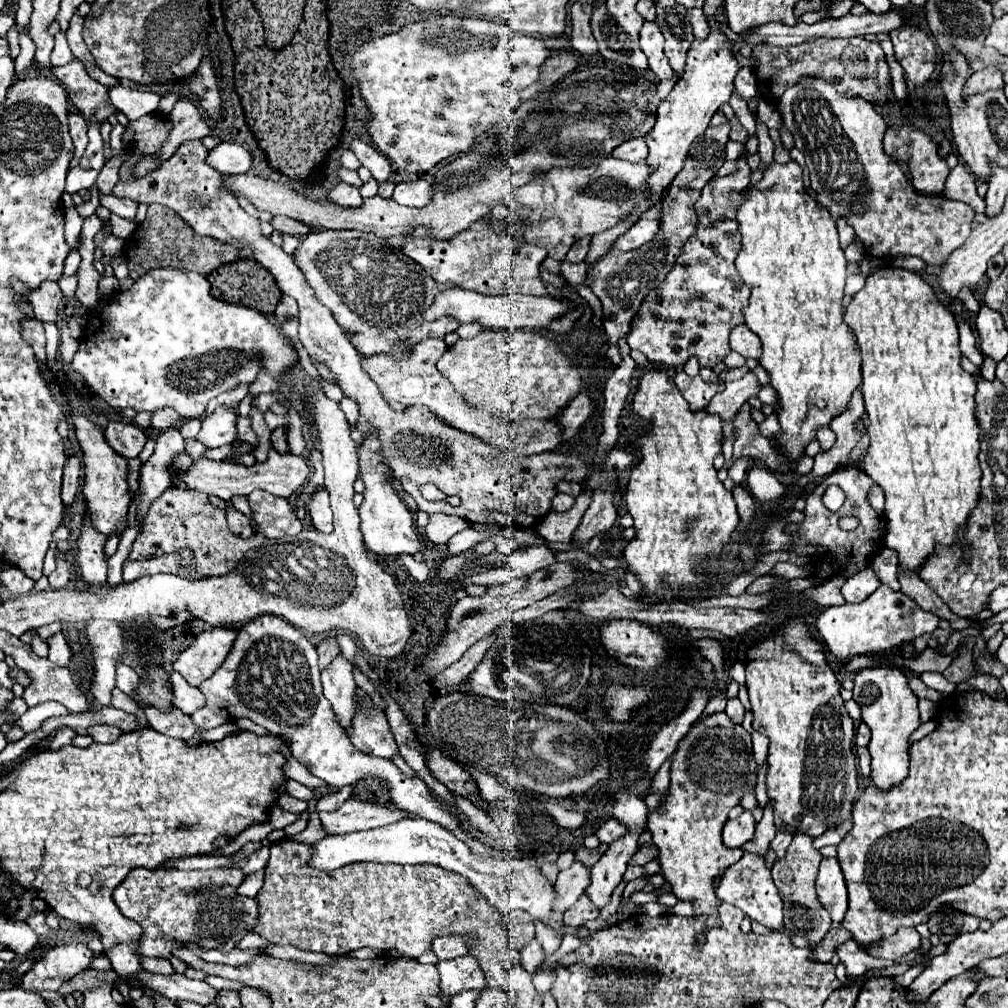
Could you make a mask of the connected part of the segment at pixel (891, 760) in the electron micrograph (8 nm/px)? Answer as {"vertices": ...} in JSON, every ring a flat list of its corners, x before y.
{"vertices":[[895,667,863,669,863,677,853,679,853,699,861,707,861,717,871,729,871,775,869,779,879,789,889,789,907,777,909,769,909,735,921,725,917,695,909,689,907,677]]}

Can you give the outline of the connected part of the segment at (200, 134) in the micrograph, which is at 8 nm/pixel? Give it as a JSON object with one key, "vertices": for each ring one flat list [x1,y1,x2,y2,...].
{"vertices":[[181,97,175,103,173,111,169,113,169,119,173,119,173,131,169,135,169,141,163,145,159,155,147,157,137,165,137,169,135,169,137,175,143,175,143,173,155,169,159,161,169,159,181,143,185,143,189,139,203,139,211,133,211,127,207,125,203,113,199,111,199,107,195,105,195,101,191,97]]}

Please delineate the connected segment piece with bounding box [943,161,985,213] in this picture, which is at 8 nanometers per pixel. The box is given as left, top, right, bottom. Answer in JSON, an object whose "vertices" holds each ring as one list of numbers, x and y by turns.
{"vertices":[[957,163,951,169,947,183,945,183,945,197,953,201,963,201,975,209,975,213,985,213,985,197,977,193,976,177,969,171,965,163]]}

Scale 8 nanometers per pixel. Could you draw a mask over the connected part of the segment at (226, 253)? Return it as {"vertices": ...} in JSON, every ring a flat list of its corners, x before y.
{"vertices":[[149,205,145,221,139,223,133,235,125,241,125,255,131,271,129,275,133,279,139,279,141,275,147,275,149,271,161,269,161,267,177,267,177,269,193,271,207,277,217,267,235,261,237,249,231,245,223,245,213,237,195,235,195,231,173,209,163,205]]}

